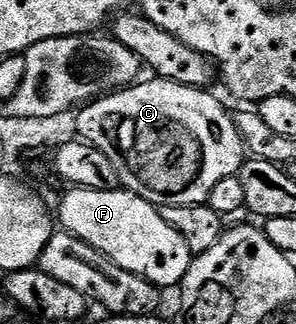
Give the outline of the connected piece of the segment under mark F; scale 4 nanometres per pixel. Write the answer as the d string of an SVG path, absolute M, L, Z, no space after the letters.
M71 188L66 192L68 194L59 206L59 214L57 210L58 225L60 222L66 233L85 240L85 244L97 248L97 252L113 260L113 264L125 268L125 272L133 272L154 286L175 288L183 281L193 255L185 240L181 240L181 235L165 224L160 207L122 188Z

